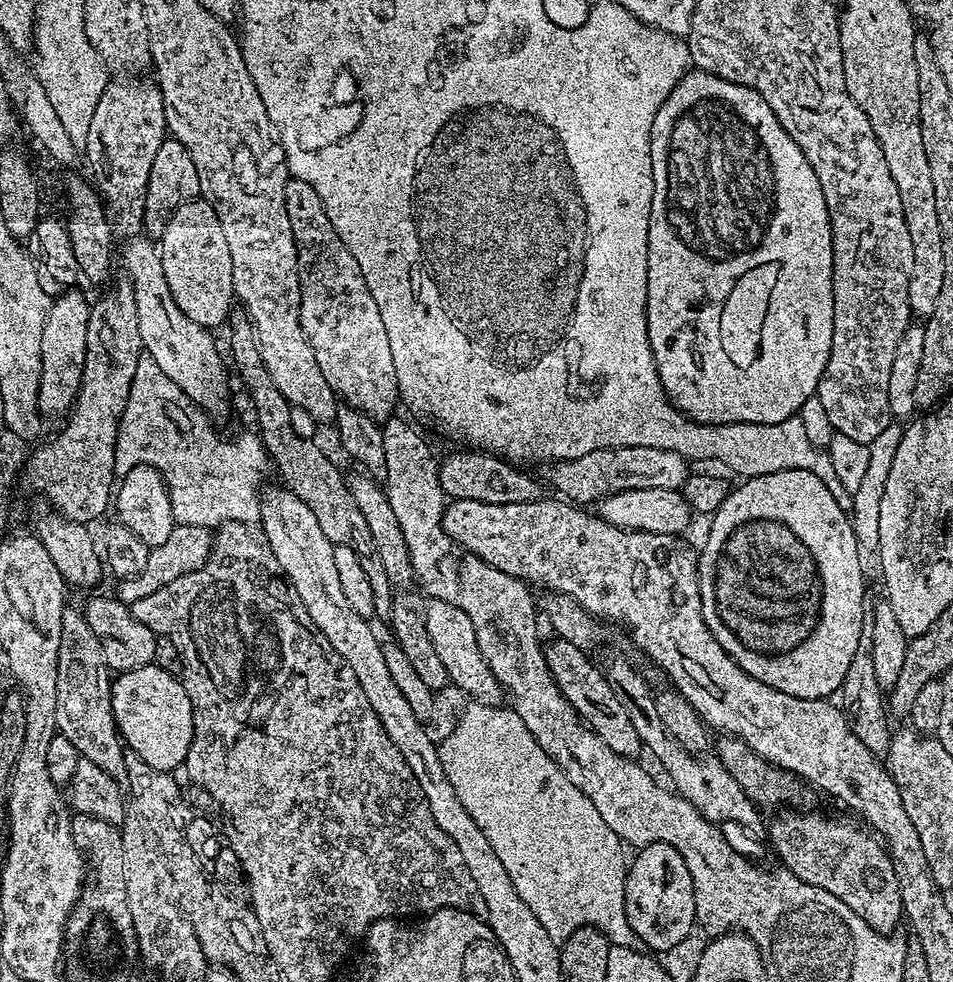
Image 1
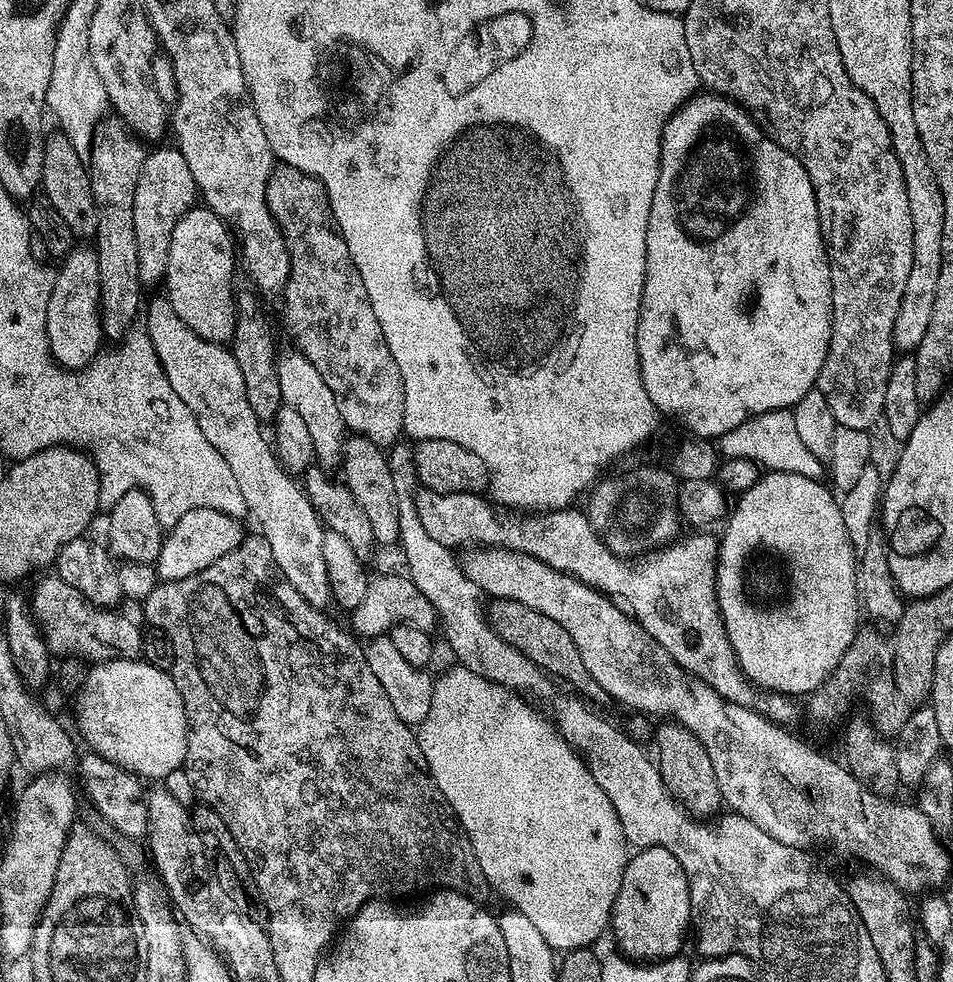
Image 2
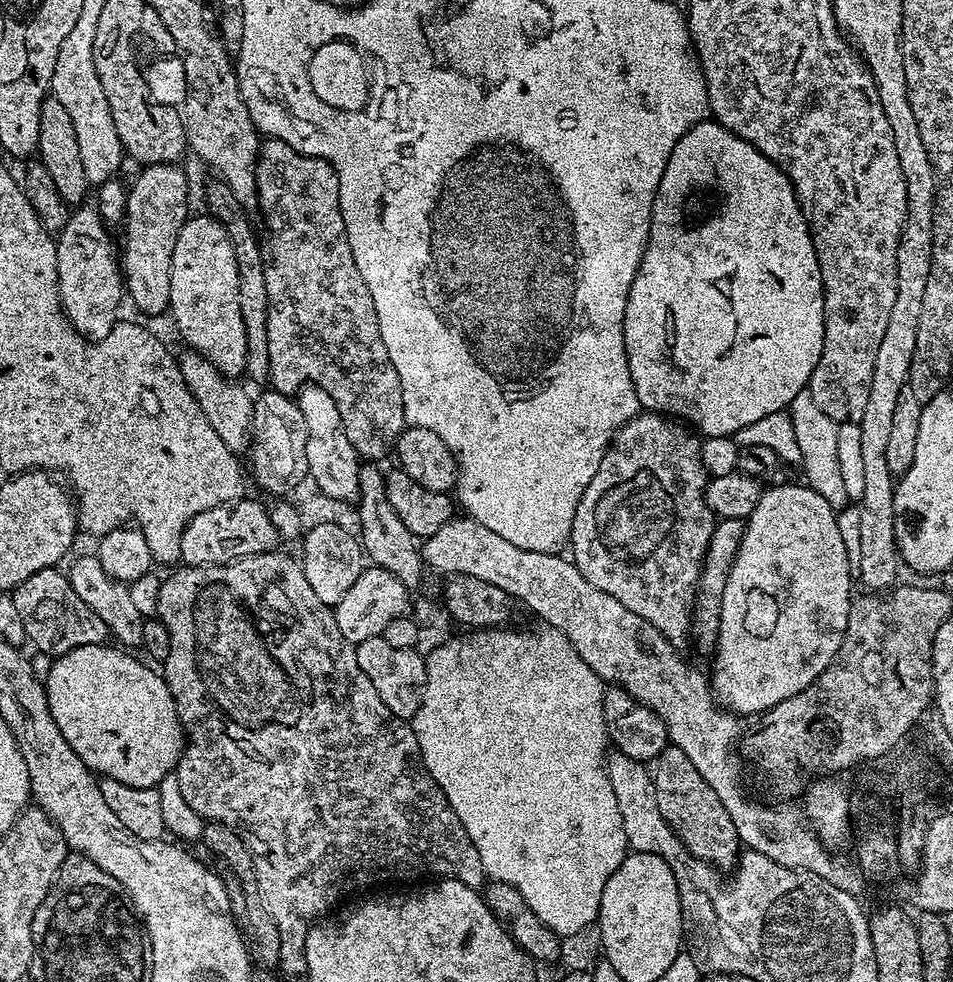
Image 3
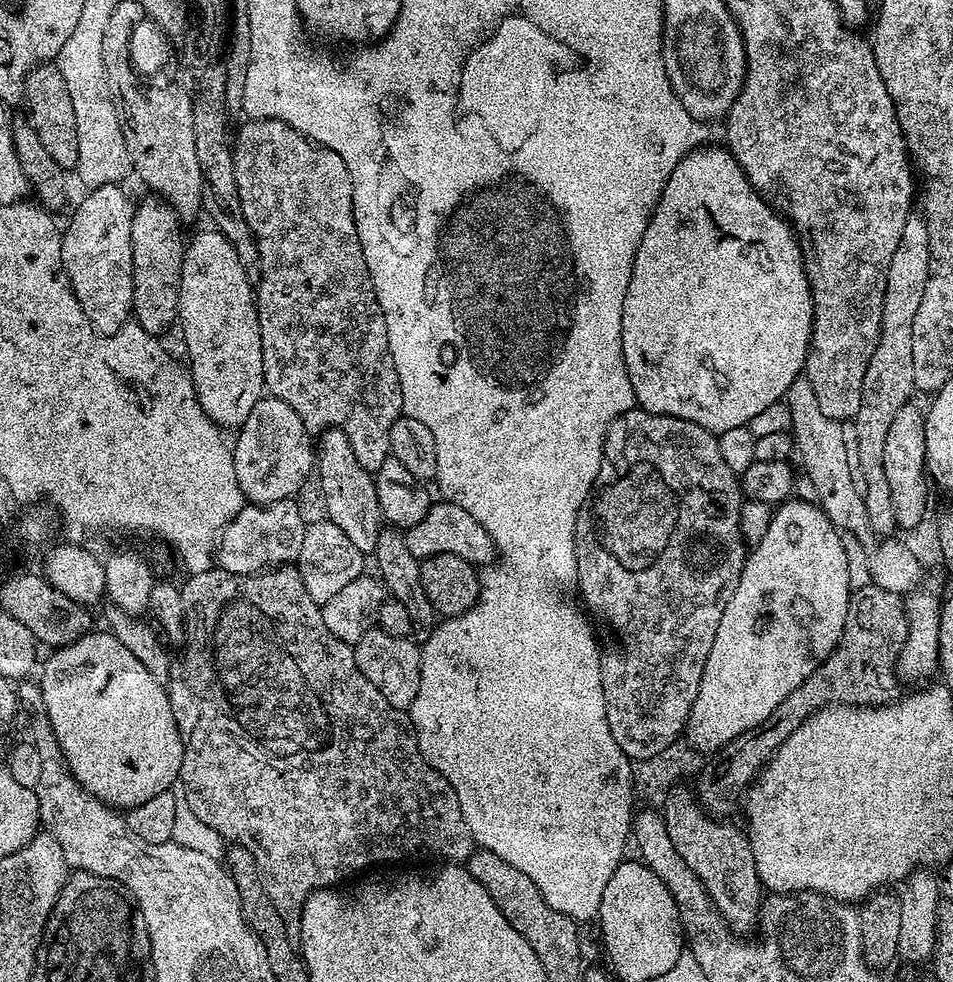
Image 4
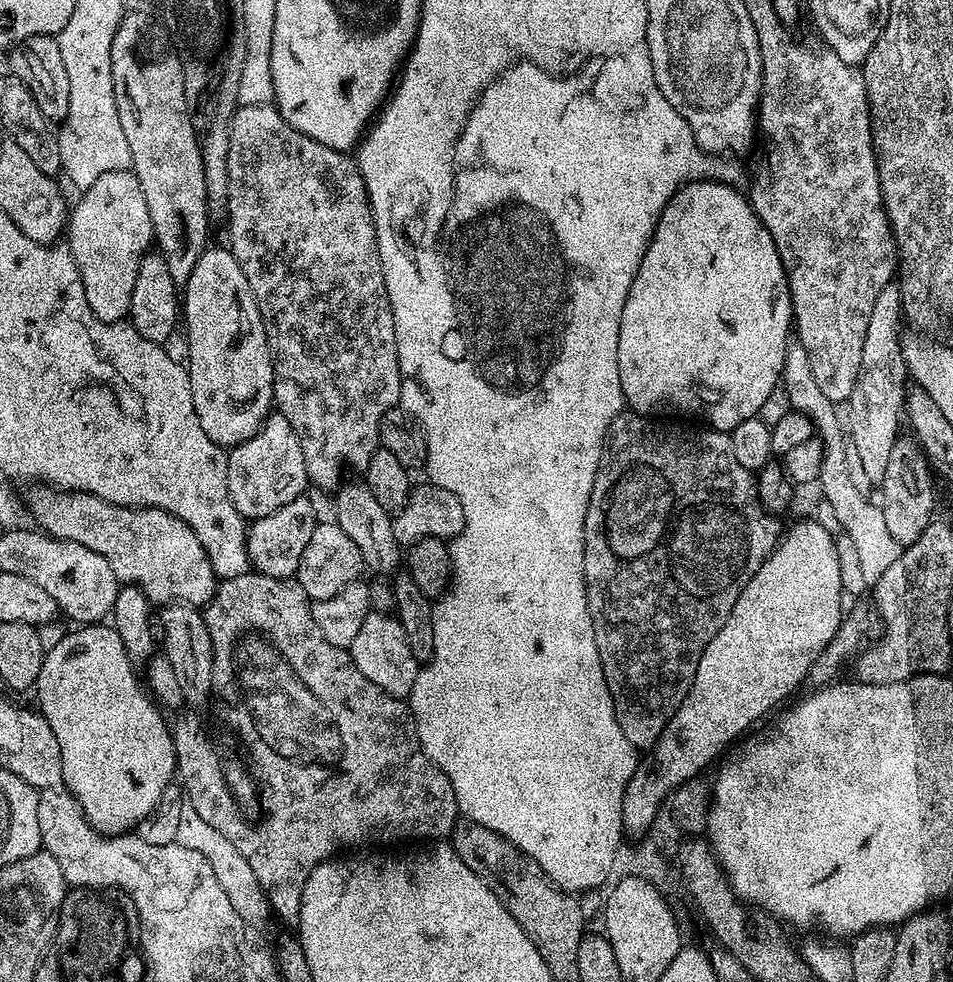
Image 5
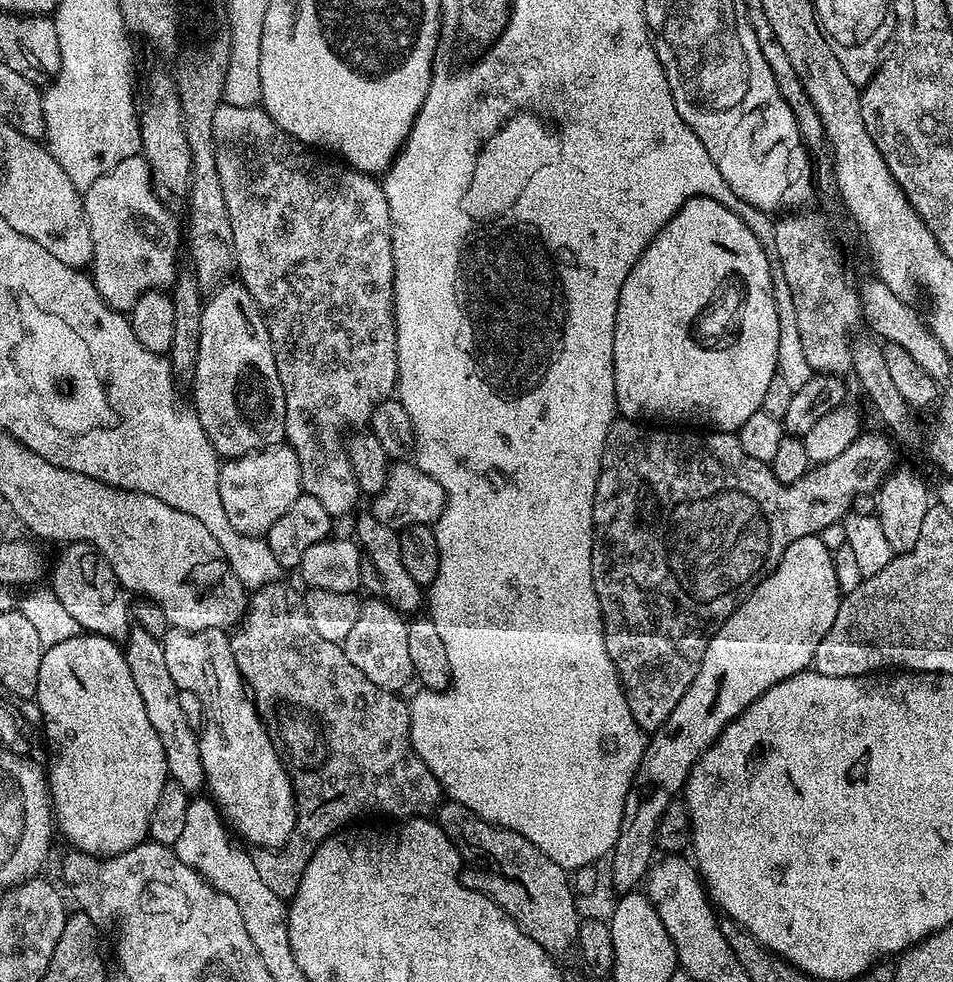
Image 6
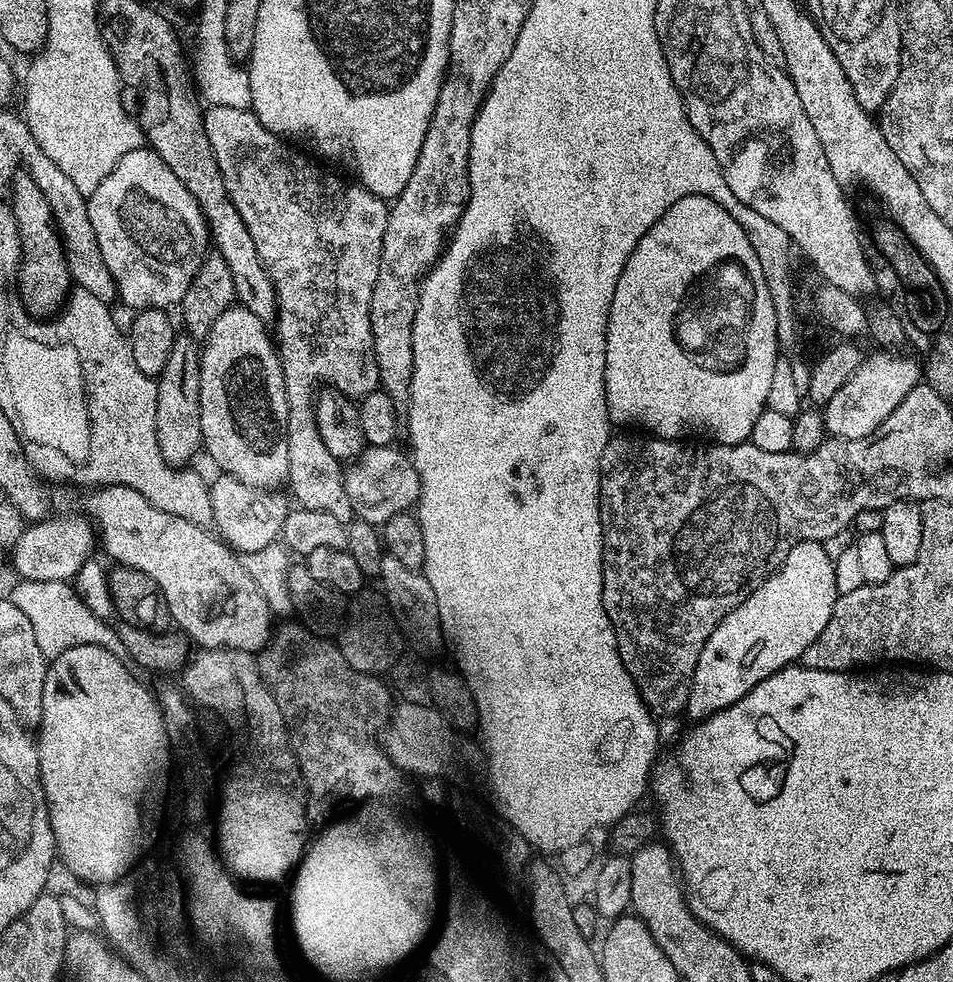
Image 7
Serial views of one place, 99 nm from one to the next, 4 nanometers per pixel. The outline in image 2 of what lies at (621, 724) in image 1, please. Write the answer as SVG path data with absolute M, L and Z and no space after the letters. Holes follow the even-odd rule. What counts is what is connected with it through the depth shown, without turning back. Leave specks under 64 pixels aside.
M496 600L488 608L489 623L499 637L508 645L514 646L520 653L526 654L530 662L534 662L557 681L565 680L569 689L575 690L589 705L597 706L605 703L606 697L602 686L590 678L590 670L582 662L582 654L578 654L578 646L574 646L574 638L554 622L554 618L546 618L546 614L538 614L538 610L530 610L530 606L524 606L513 600Z

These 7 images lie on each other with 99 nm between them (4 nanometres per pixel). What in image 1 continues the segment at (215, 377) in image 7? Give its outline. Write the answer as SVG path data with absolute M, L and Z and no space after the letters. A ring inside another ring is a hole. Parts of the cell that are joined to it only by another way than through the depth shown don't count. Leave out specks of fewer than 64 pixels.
M203 198L178 206L158 238L158 247L162 270L170 285L170 294L174 294L174 302L178 302L178 310L182 310L190 322L198 322L198 326L209 330L216 330L223 320L225 323L234 311L232 263L226 234L222 234L222 222L218 222L218 214L214 214L212 207Z

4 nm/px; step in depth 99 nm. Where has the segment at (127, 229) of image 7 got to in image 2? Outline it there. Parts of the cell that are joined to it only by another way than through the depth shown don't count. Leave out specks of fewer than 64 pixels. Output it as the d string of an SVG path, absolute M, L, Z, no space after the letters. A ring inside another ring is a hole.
M73 247L59 261L60 269L54 272L50 302L46 306L46 334L52 359L62 368L79 370L96 359L101 351L100 283L98 258L95 247Z

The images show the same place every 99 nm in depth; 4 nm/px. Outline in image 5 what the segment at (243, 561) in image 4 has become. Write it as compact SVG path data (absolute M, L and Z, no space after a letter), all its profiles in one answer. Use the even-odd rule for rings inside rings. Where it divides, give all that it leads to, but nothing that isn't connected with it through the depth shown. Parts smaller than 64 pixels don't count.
M307 495L294 498L294 502L286 502L286 506L274 510L274 514L266 514L266 518L247 525L248 562L255 571L279 580L295 577L302 550L306 550L306 542L310 542L310 534L314 534L318 523L316 508L308 499Z

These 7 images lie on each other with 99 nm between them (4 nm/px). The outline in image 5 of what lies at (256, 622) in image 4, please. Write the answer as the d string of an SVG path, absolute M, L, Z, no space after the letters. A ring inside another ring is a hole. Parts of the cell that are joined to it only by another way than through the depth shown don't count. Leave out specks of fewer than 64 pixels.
M255 570L244 572L238 578L220 580L216 585L215 594L203 609L202 615L212 643L212 688L215 699L220 701L223 696L228 696L228 700L232 700L232 708L236 708L236 712L241 712L242 716L246 710L250 710L254 721L250 725L252 732L255 732L259 741L262 740L260 742L265 747L270 750L271 748L280 750L281 759L299 760L312 764L316 768L324 768L324 788L328 788L328 776L332 776L332 780L336 780L336 784L332 784L332 788L328 788L328 808L332 808L332 812L324 812L324 820L312 820L312 824L324 824L324 828L292 828L292 832L288 832L288 836L284 836L284 840L280 840L280 836L276 836L276 852L268 852L268 844L272 844L272 840L268 840L268 832L257 830L256 840L244 840L244 852L248 852L246 861L254 870L254 876L260 883L260 888L264 892L275 918L277 916L286 926L299 925L300 916L292 916L292 912L300 912L302 890L306 886L306 878L310 878L310 874L314 870L316 856L321 856L324 860L329 859L341 850L351 849L348 848L351 844L396 844L399 840L440 842L451 837L452 829L455 828L458 819L454 786L446 778L446 774L442 774L440 768L435 768L430 757L424 753L423 745L417 736L416 719L412 716L411 708L403 699L386 694L378 686L374 686L374 682L370 682L370 678L366 678L366 674L362 674L362 670L358 670L358 666L354 666L351 651L330 646L330 642L326 642L326 638L322 638L322 630L318 630L318 625L314 623L312 617L312 601L308 599L306 590L302 590L299 580L295 578L279 580L273 576L264 576Z

